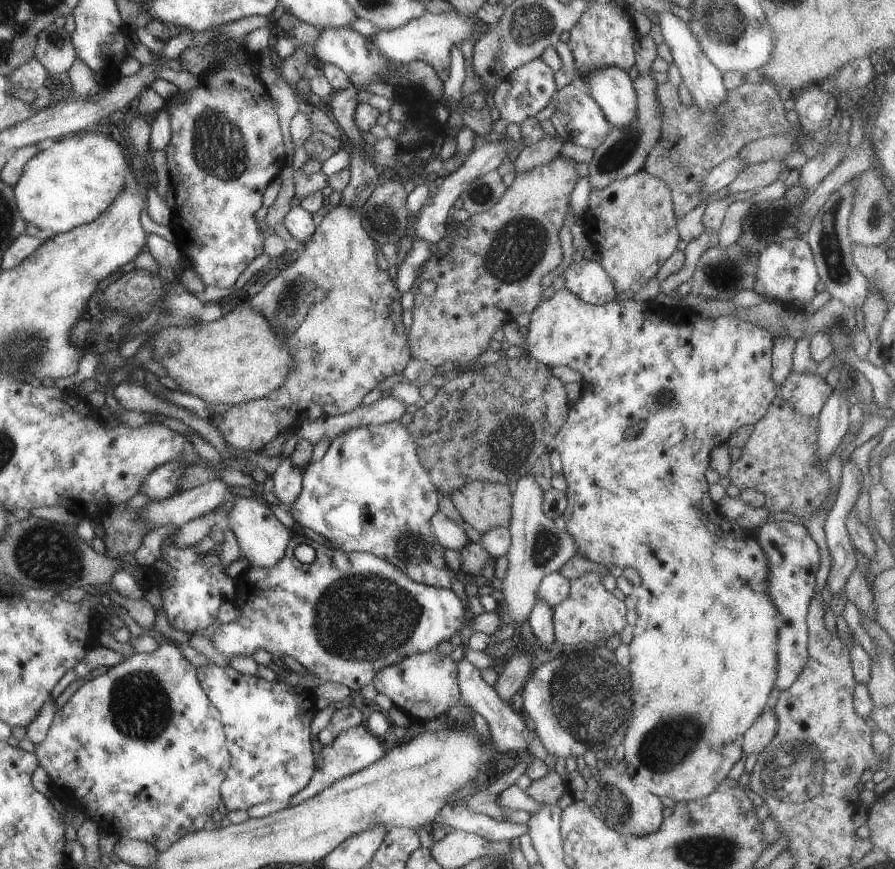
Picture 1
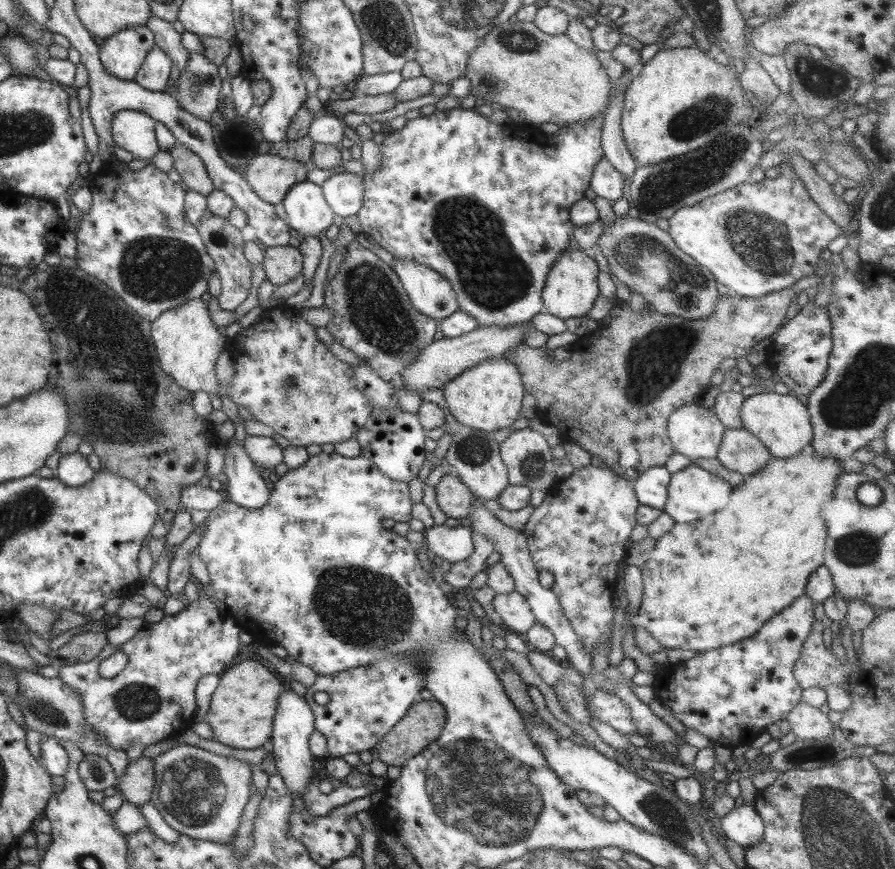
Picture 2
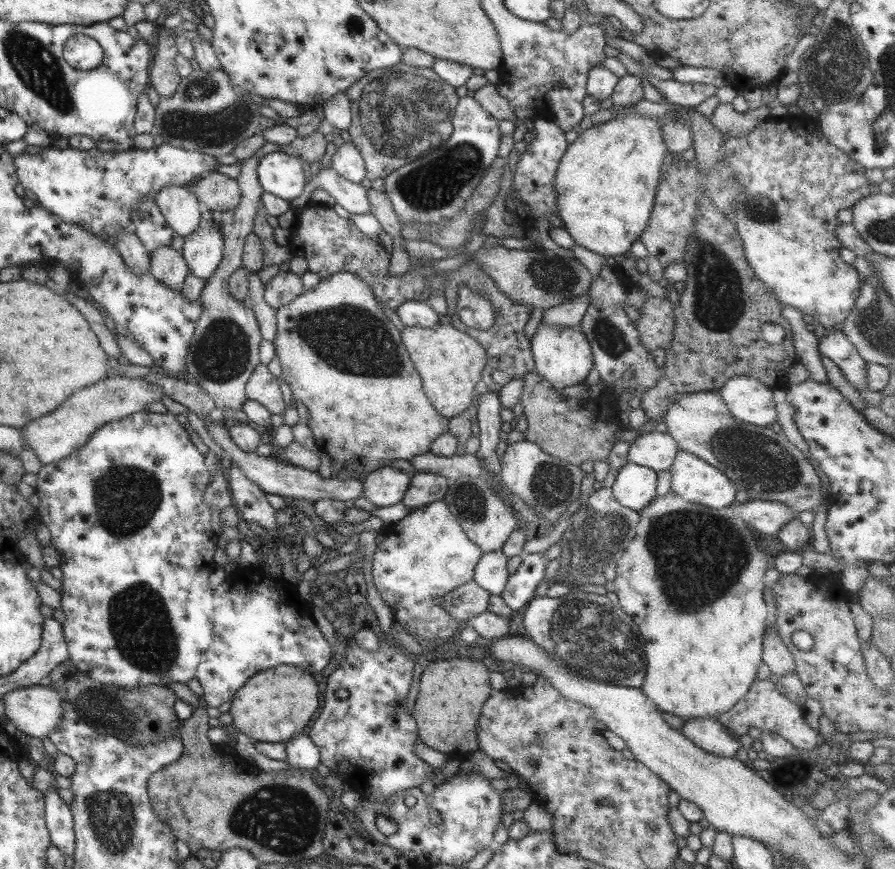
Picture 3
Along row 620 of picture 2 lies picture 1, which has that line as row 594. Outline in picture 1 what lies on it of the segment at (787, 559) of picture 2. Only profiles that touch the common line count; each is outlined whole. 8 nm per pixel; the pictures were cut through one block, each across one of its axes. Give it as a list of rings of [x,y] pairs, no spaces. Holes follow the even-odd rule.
[[[561,288],[549,298],[541,302],[531,313],[529,313],[529,325],[527,326],[527,337],[525,338],[525,347],[527,358],[537,360],[540,364],[545,367],[552,368],[555,365],[566,365],[569,368],[575,368],[577,372],[581,372],[580,381],[580,396],[579,399],[571,404],[569,413],[567,414],[565,422],[561,426],[561,429],[557,432],[554,439],[554,447],[561,458],[561,464],[563,466],[562,475],[565,477],[567,482],[567,488],[564,492],[566,496],[566,508],[564,513],[560,516],[565,518],[565,532],[571,534],[571,540],[575,540],[577,544],[577,552],[575,555],[580,555],[585,560],[597,563],[601,568],[609,568],[609,566],[615,566],[615,568],[623,569],[633,568],[637,574],[639,574],[641,580],[641,588],[645,590],[643,592],[643,598],[637,599],[637,605],[635,606],[635,625],[632,626],[632,640],[627,644],[629,652],[629,665],[626,668],[627,674],[629,675],[629,698],[631,698],[631,707],[629,716],[628,726],[623,734],[622,741],[618,745],[614,745],[614,759],[619,762],[620,760],[625,761],[625,774],[631,776],[631,782],[635,786],[645,788],[647,792],[657,796],[658,798],[671,798],[673,801],[679,800],[695,800],[695,798],[701,798],[701,796],[707,796],[711,790],[715,790],[715,786],[727,777],[727,773],[735,763],[742,757],[741,744],[743,740],[741,736],[751,727],[751,724],[759,718],[759,716],[767,709],[766,702],[771,692],[776,676],[776,648],[777,648],[777,632],[779,630],[779,612],[777,608],[773,606],[769,594],[767,594],[767,578],[769,578],[769,564],[767,564],[767,558],[763,554],[763,548],[757,544],[757,534],[753,530],[745,530],[740,528],[735,522],[729,522],[727,518],[724,518],[718,512],[717,504],[711,501],[708,494],[708,485],[705,480],[705,471],[708,468],[709,452],[719,444],[726,443],[729,436],[733,434],[739,427],[745,425],[754,425],[757,420],[760,420],[764,413],[767,411],[771,400],[776,398],[778,390],[775,388],[775,384],[771,382],[771,366],[772,366],[772,348],[773,339],[771,334],[763,328],[759,328],[755,324],[747,321],[739,320],[739,318],[733,318],[731,316],[718,316],[717,318],[701,318],[698,316],[693,309],[688,307],[675,308],[658,306],[655,303],[646,302],[635,302],[635,300],[613,300],[603,305],[593,306],[586,304],[583,300],[580,300],[571,290],[567,288]]]

